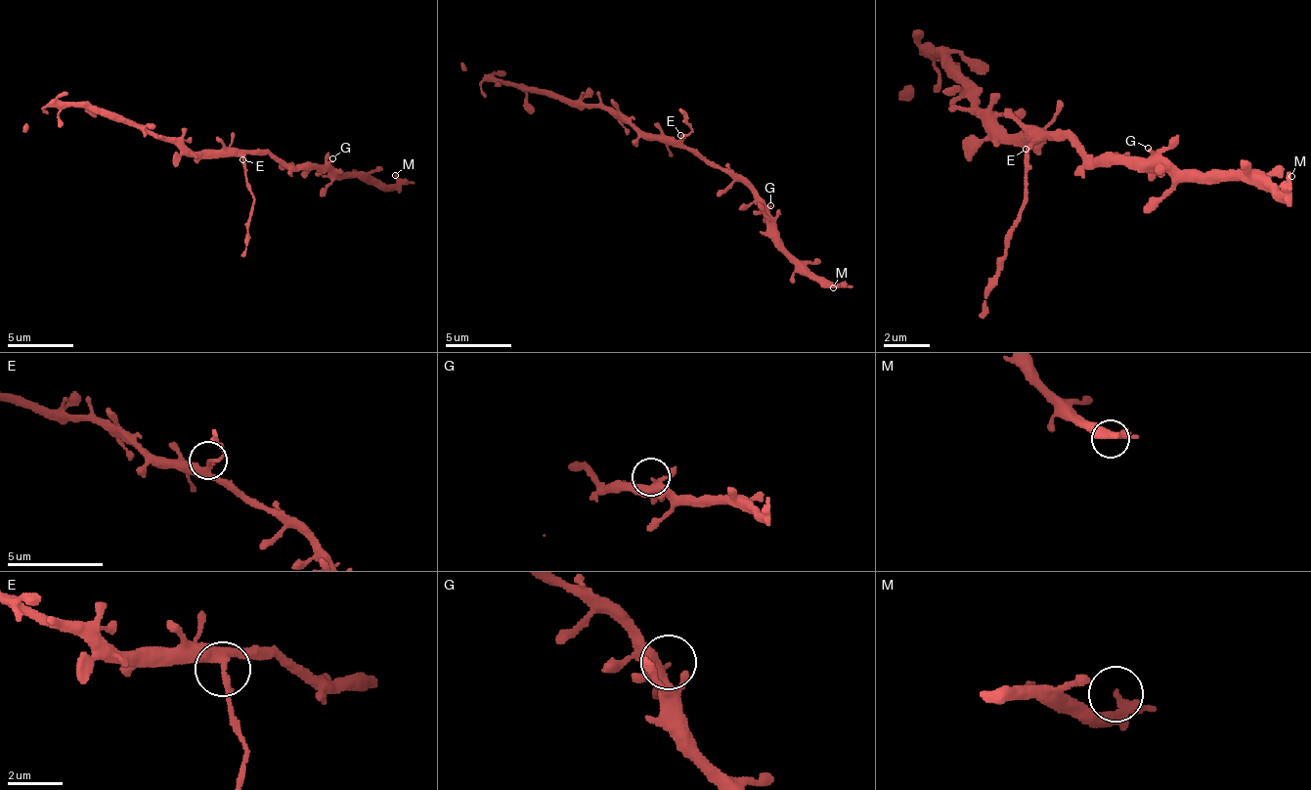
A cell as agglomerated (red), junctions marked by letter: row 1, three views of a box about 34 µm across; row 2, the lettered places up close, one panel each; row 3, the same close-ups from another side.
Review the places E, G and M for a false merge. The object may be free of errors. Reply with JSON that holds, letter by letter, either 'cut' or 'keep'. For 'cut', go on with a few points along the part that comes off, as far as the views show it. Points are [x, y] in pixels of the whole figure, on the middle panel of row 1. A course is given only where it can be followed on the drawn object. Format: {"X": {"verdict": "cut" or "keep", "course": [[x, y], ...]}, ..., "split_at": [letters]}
{"E": {"verdict": "cut", "course": [[681, 136], [691, 129], [681, 109]]}, "G": {"verdict": "keep"}, "M": {"verdict": "keep"}, "split_at": ["E"]}

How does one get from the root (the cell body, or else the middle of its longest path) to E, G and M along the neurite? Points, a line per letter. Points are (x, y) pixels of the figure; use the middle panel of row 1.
E: (665, 143), (675, 143), (681, 136)
G: (665, 143), (681, 143), (691, 149), (698, 149), (711, 162), (730, 169), (770, 205)
M: (665, 143), (681, 143), (698, 149), (711, 162), (727, 169), (754, 196), (773, 235), (833, 287)

